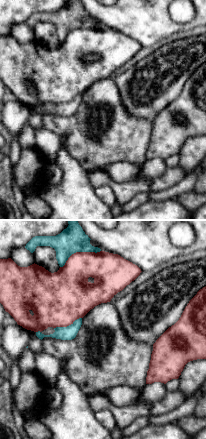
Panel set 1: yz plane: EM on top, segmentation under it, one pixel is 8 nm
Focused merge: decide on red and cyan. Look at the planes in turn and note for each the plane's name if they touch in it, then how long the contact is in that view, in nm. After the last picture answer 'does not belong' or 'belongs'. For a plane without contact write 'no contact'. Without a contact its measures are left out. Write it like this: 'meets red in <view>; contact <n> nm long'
meets red in yz; contact 360 nm long

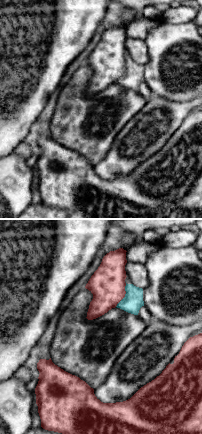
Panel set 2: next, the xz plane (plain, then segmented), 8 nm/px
meets red in xz; contact 220 nm long

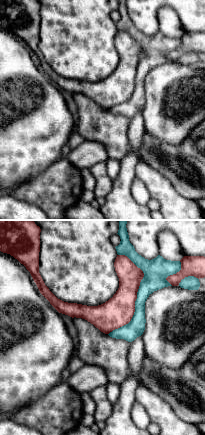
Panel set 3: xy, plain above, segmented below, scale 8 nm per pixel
meets red in xy; contact 650 nm long

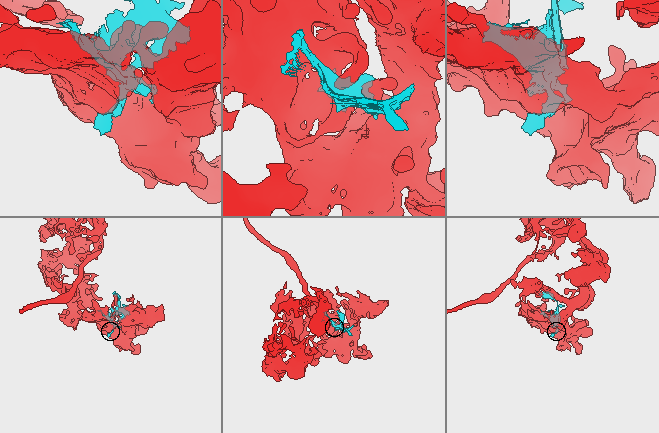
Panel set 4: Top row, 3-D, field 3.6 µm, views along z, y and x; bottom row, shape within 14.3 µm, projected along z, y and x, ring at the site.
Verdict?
does not belong

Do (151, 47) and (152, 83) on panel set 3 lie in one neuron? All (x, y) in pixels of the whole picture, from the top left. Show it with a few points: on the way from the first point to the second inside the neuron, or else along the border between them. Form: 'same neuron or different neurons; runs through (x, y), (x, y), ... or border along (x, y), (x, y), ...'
different neurons; border along (171, 61), (149, 71), (144, 91)

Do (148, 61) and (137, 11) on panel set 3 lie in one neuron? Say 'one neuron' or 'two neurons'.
one neuron

